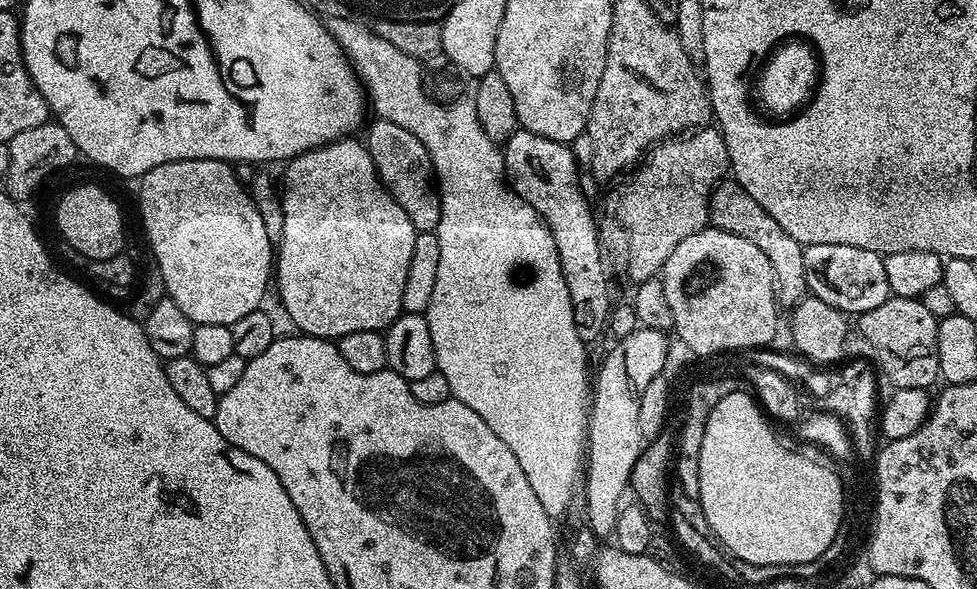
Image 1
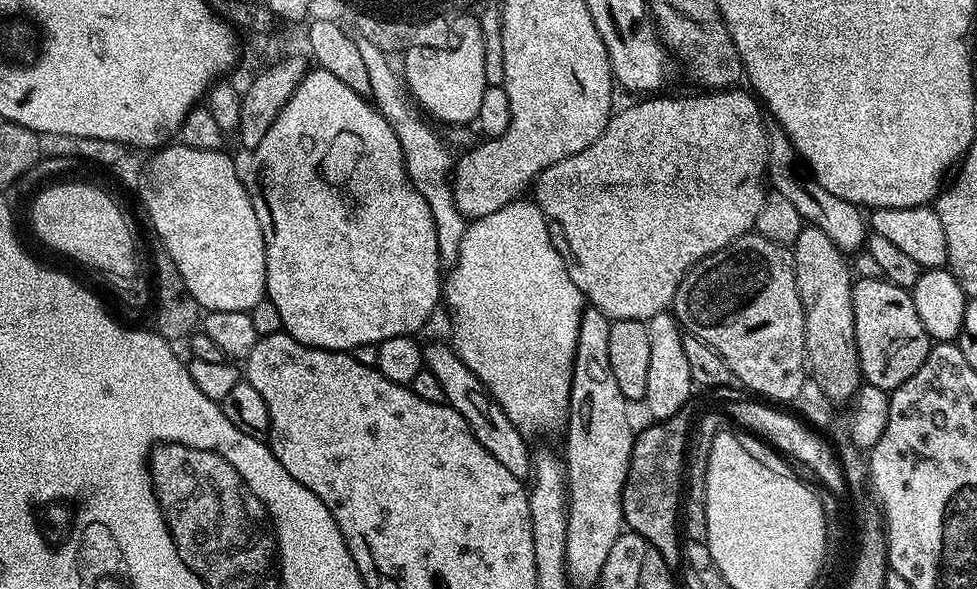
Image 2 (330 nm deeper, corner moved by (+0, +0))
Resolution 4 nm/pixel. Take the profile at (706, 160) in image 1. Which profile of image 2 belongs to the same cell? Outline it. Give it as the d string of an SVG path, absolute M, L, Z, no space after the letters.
M733 86L733 87L731 87L731 88L729 88L729 89L727 89L727 90L716 90L716 91L713 91L713 92L712 92L712 93L711 93L711 94L700 94L700 95L704 95L704 96L664 96L664 95L665 95L665 94L656 94L656 95L653 95L653 96L652 96L652 97L651 97L651 98L640 98L640 99L637 99L637 100L640 100L640 101L638 101L638 102L637 102L637 104L632 104L632 105L630 105L630 106L629 106L629 108L624 108L624 109L622 109L622 110L621 110L621 112L620 112L620 109L619 109L619 111L617 111L617 112L616 112L616 113L615 113L615 115L613 115L613 117L612 117L612 119L611 119L611 120L609 120L609 122L608 122L608 124L607 124L607 125L606 125L606 127L604 127L604 129L603 129L603 130L602 130L602 134L601 134L601 135L600 135L600 137L599 137L599 138L597 138L597 140L595 140L595 141L594 141L594 142L590 142L590 146L586 146L586 150L578 150L578 154L570 154L570 158L562 158L562 162L554 162L554 166L550 166L550 167L549 167L549 168L547 168L547 169L546 169L546 170L542 170L542 174L541 174L541 175L540 175L540 176L537 176L537 177L536 177L536 179L535 179L535 181L534 181L534 193L535 193L535 192L536 192L536 196L535 196L535 195L534 195L534 203L536 203L536 205L537 205L537 206L538 206L538 207L539 207L539 208L540 208L540 211L541 211L541 212L543 212L543 213L544 213L544 215L545 215L545 216L547 216L547 217L548 217L548 219L549 219L549 221L551 221L551 223L552 223L552 224L553 224L553 225L555 225L555 227L556 227L556 224L557 224L557 226L558 226L558 227L560 227L560 228L561 228L561 230L562 230L562 231L564 231L564 236L565 236L565 238L566 238L566 239L568 239L568 248L569 248L569 250L570 250L570 251L572 251L572 256L573 256L573 257L572 257L572 256L571 256L571 259L572 259L572 260L573 260L573 261L574 261L574 264L575 264L575 260L574 260L574 259L576 259L576 264L577 264L577 266L578 266L578 267L580 267L580 276L579 276L579 272L578 272L578 280L579 280L579 283L580 283L580 284L581 284L581 285L583 285L583 288L582 288L582 291L583 291L583 294L584 294L584 298L585 298L585 301L587 301L587 303L588 303L588 304L589 304L589 305L591 305L591 307L593 307L593 308L596 308L596 309L598 309L598 310L599 310L599 311L600 311L600 312L601 312L601 313L602 313L602 314L606 314L606 315L607 315L607 316L608 316L608 319L609 319L609 320L611 320L611 321L615 321L615 320L620 320L620 319L636 319L636 320L641 320L641 321L645 321L645 322L646 322L646 321L647 321L647 320L648 320L648 319L650 319L650 318L651 318L651 317L652 317L652 316L653 316L653 315L654 315L654 314L658 314L658 313L659 313L659 312L662 312L662 311L665 311L665 309L667 309L667 308L668 308L668 307L669 307L669 305L671 305L671 303L672 303L672 300L673 300L673 298L675 298L675 297L676 297L676 291L677 291L677 290L678 290L678 286L679 286L679 285L680 285L680 283L681 283L681 282L682 282L682 278L683 278L683 277L684 277L684 275L686 275L686 273L687 273L687 272L688 272L688 271L689 271L689 270L691 270L691 268L693 268L693 266L694 266L694 265L696 265L696 264L697 264L697 263L698 263L698 262L699 262L699 260L701 260L701 259L702 259L702 258L706 258L706 257L707 257L707 256L709 256L709 255L710 255L710 254L714 254L714 253L715 253L715 252L717 252L717 251L718 251L718 250L722 250L722 249L723 249L723 248L725 248L725 247L726 247L726 246L730 246L730 242L734 242L734 241L735 241L735 240L736 240L736 239L738 239L738 237L739 237L739 236L747 236L747 235L749 235L749 233L751 233L751 232L752 232L752 231L753 231L753 229L755 229L755 227L756 227L756 219L757 219L757 218L758 218L758 210L762 210L762 202L763 202L763 201L764 201L764 197L765 197L765 195L766 195L766 173L767 173L767 171L768 171L768 135L767 135L767 134L766 134L766 130L765 130L765 129L764 129L764 122L765 122L765 119L766 119L766 116L765 116L765 113L764 113L764 112L763 112L763 111L762 111L762 104L761 104L761 101L760 101L760 100L759 100L759 99L757 99L757 97L756 97L756 96L755 96L755 95L753 95L753 93L752 93L752 92L751 92L751 91L748 91L748 90L745 90L745 92L743 92L743 90L742 90L742 89L743 89L743 87L740 87L740 86Z

